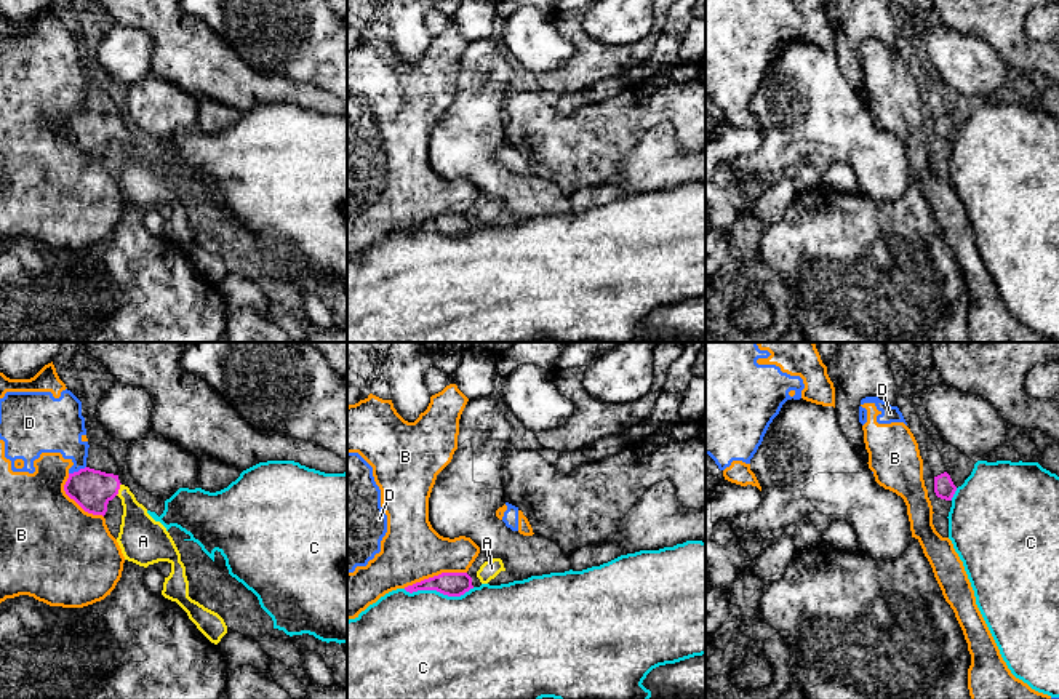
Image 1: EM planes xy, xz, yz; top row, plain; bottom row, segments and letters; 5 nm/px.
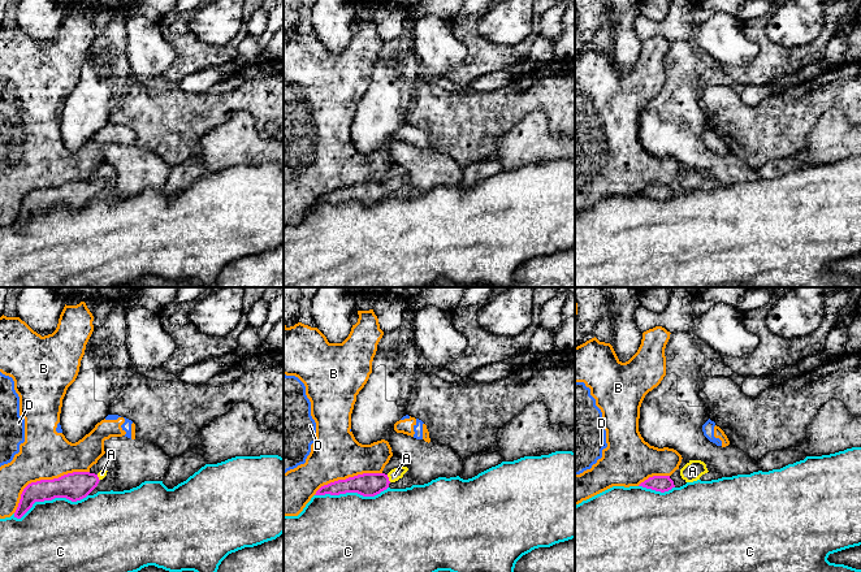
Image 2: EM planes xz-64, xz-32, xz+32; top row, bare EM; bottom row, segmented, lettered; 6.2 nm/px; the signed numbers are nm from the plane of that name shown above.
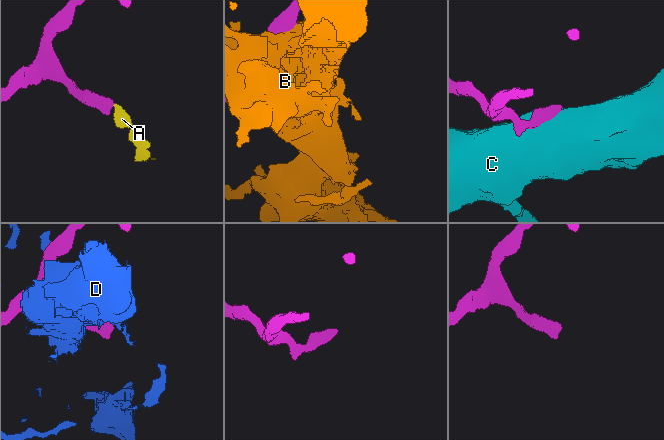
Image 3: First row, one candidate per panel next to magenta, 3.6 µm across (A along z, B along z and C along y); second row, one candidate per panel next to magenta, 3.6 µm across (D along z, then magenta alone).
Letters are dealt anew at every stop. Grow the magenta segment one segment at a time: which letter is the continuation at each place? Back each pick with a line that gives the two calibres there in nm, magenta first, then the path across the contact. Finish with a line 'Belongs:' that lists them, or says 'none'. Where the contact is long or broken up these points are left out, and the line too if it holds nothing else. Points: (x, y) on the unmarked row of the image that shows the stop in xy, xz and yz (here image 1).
A: calibres 200 and 200 nm; way xy (91, 131), (119, 130), (128, 141), (139, 175)
Belongs: A

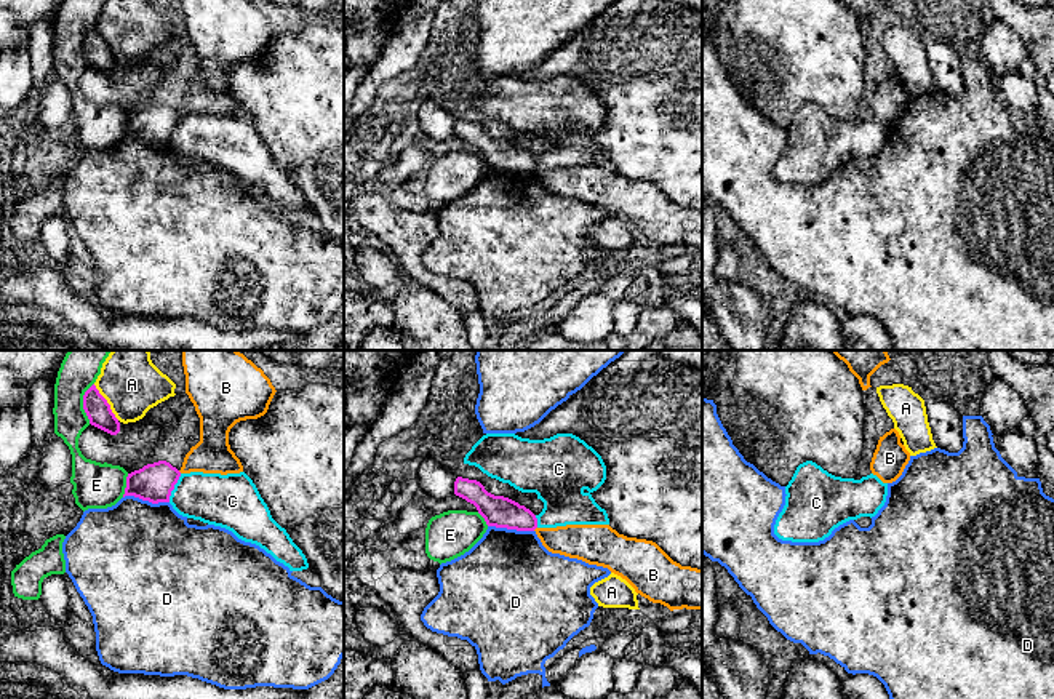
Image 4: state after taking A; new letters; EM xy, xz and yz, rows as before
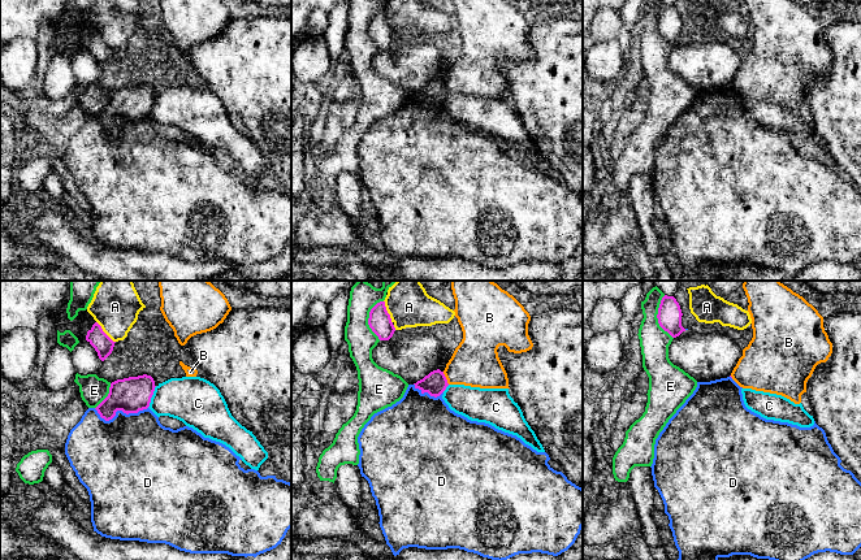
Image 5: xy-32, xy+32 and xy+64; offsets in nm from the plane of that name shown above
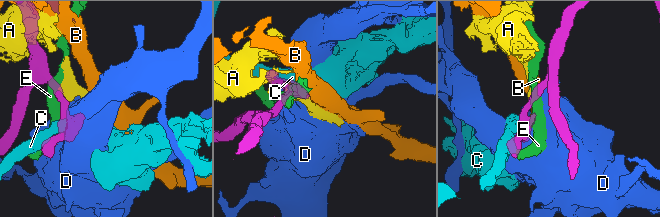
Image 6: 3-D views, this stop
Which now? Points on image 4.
Belongs: none

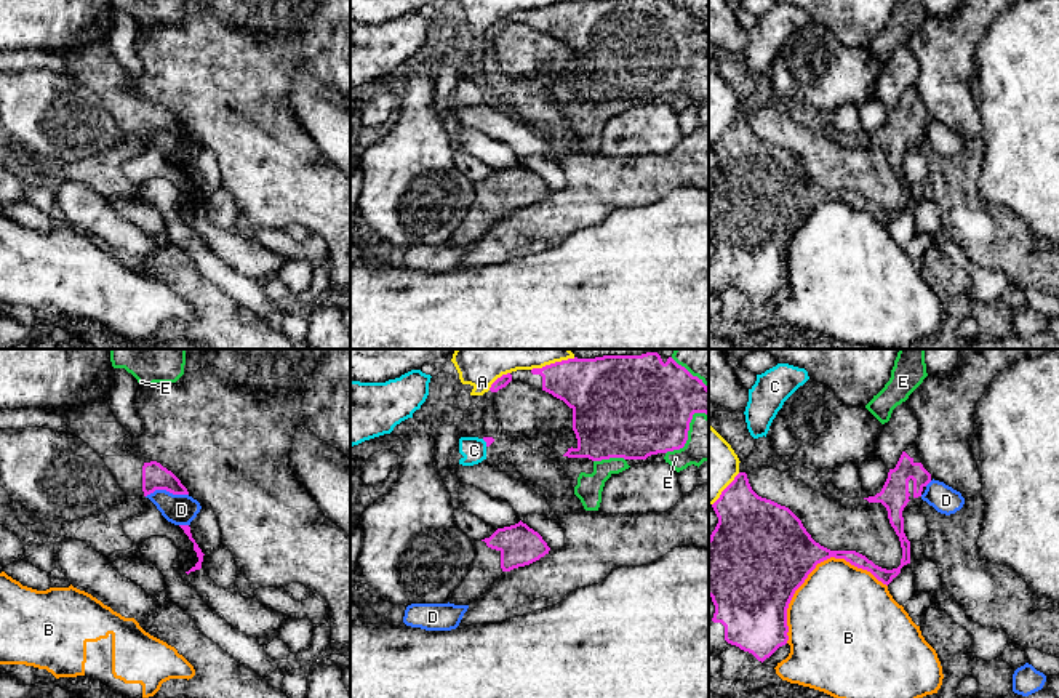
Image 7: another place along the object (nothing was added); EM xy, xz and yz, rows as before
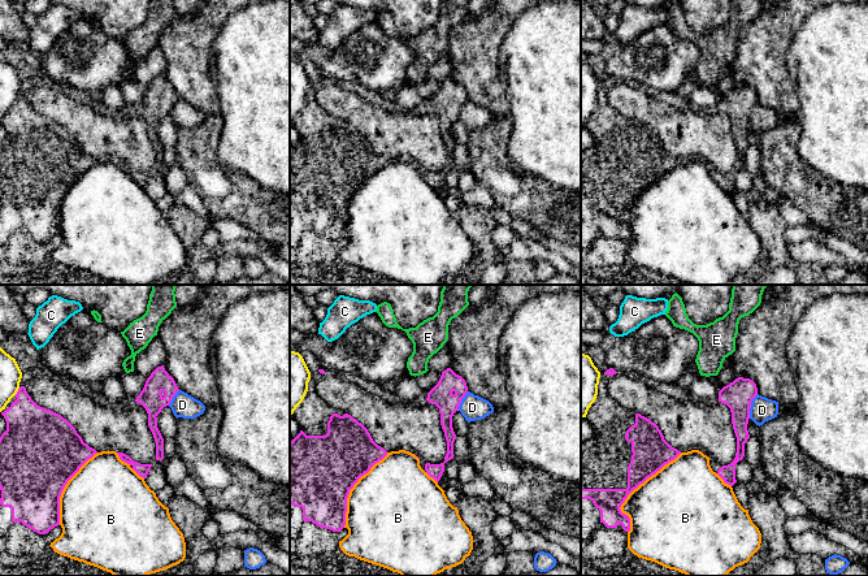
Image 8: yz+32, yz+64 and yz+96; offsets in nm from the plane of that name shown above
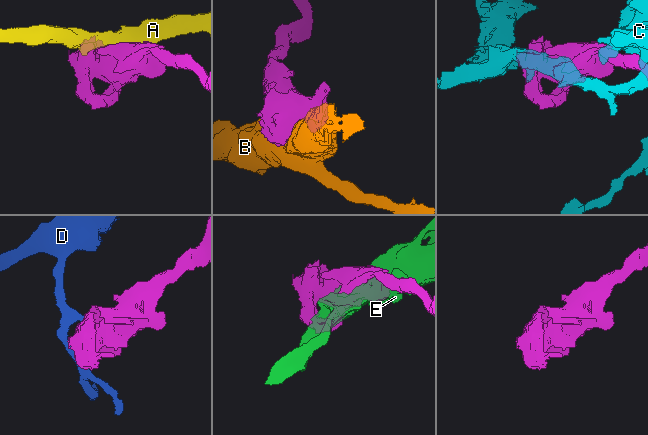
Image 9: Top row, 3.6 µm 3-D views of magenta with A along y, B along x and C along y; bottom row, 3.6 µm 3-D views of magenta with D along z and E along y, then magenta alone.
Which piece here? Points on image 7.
Belongs: none

